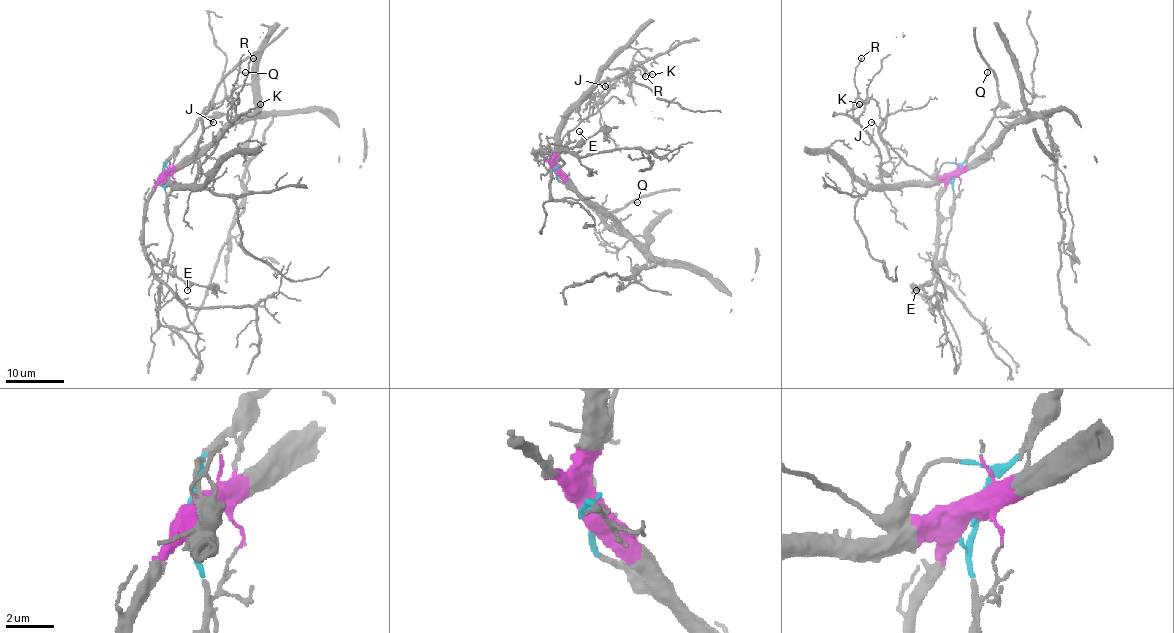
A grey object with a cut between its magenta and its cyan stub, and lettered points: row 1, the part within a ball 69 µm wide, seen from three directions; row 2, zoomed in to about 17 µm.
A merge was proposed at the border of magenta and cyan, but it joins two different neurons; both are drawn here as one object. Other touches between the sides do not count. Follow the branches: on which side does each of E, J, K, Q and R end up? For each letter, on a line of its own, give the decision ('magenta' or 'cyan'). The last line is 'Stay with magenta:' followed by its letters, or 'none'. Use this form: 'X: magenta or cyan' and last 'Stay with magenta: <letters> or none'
E: cyan
J: magenta
K: magenta
Q: cyan
R: magenta
Stay with magenta: J, K, R

